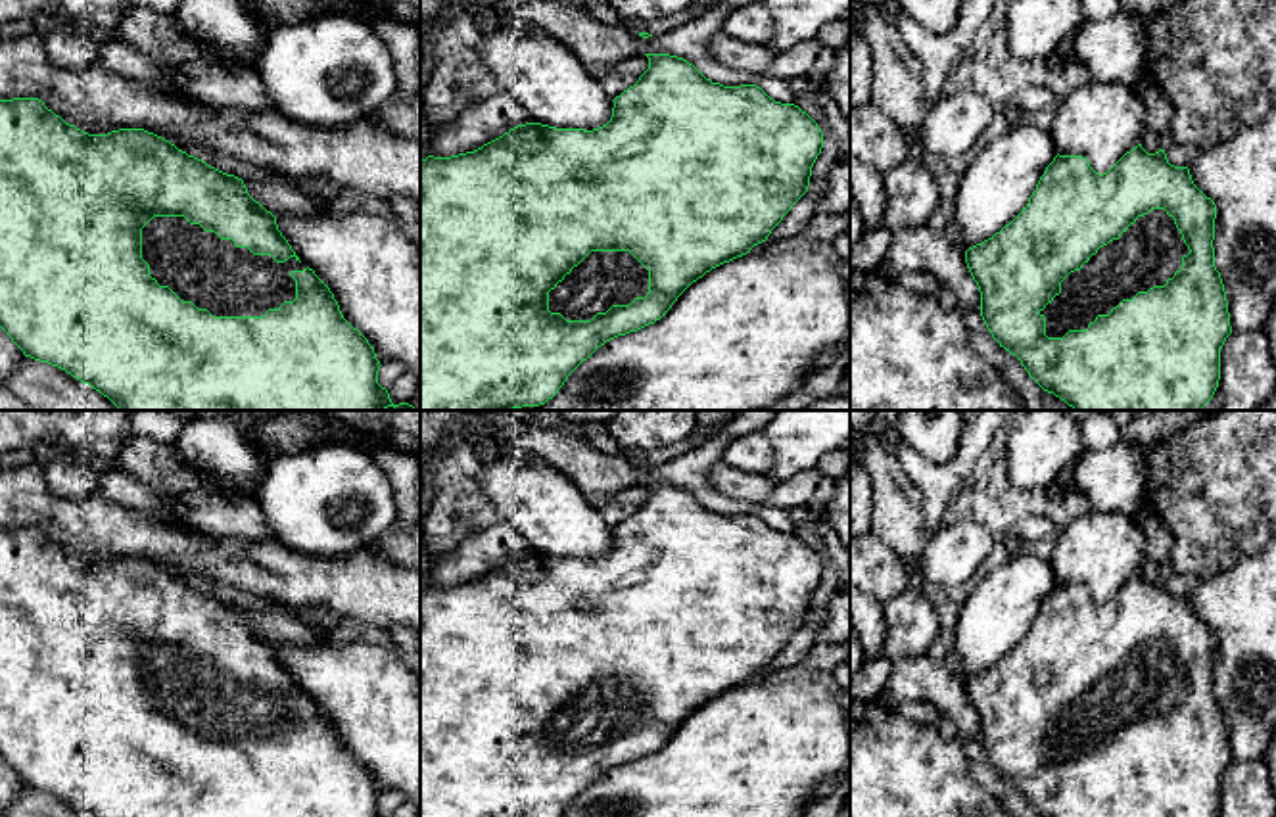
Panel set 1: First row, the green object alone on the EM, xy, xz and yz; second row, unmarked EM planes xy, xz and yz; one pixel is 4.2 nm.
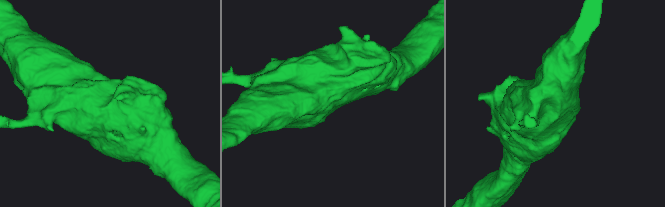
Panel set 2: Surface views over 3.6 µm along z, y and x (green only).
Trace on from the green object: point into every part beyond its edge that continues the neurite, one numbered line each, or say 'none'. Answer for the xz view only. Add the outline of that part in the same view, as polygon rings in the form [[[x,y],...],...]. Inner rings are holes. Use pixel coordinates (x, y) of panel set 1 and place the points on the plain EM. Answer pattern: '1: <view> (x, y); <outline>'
1: xz (603, 708); [[[591,681],[549,721],[549,740],[566,750],[591,750],[647,723],[649,700],[629,681]]]

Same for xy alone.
1: xy (200, 697); [[[154,646],[142,658],[142,689],[159,715],[169,715],[182,731],[192,731],[213,746],[263,746],[269,738],[294,731],[295,710],[290,702],[307,698],[295,687],[276,692],[271,685],[253,685],[184,646]]]

